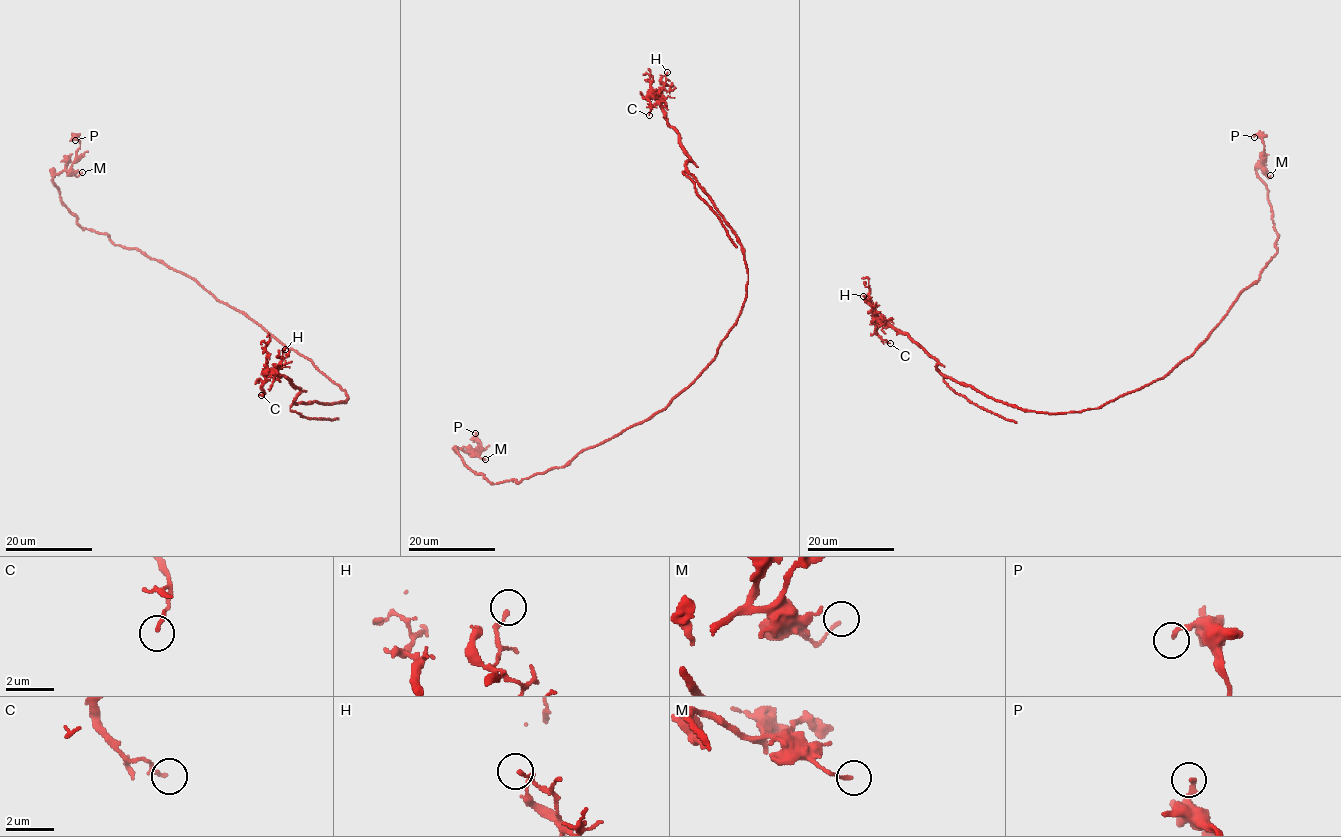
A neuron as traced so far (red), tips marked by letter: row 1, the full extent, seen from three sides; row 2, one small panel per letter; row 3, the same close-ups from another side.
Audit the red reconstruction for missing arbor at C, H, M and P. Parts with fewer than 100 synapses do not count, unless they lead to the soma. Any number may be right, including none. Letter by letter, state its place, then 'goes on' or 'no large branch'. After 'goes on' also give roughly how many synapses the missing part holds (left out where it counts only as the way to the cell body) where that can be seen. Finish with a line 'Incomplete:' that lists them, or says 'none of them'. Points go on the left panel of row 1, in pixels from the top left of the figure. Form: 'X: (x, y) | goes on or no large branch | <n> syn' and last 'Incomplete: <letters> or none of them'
C: (261, 395) | no large branch
H: (285, 349) | no large branch
M: (82, 172) | no large branch
P: (75, 140) | no large branch
Incomplete: none of them

